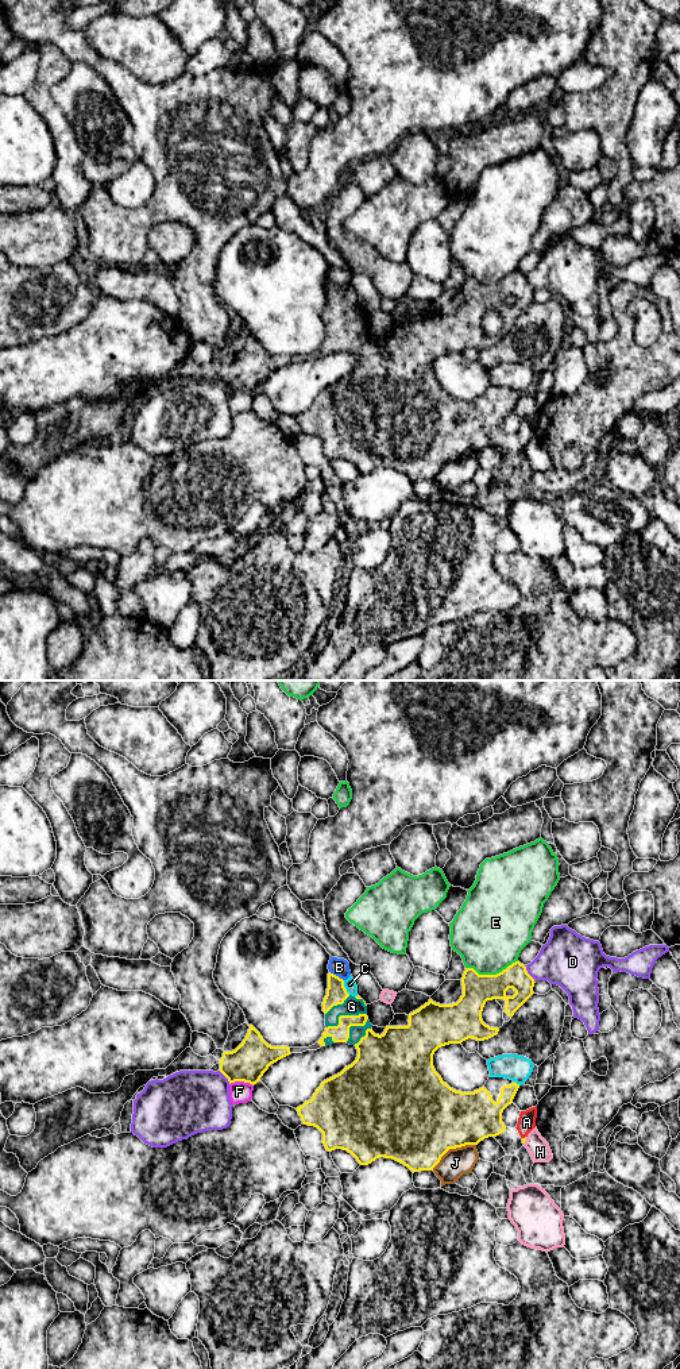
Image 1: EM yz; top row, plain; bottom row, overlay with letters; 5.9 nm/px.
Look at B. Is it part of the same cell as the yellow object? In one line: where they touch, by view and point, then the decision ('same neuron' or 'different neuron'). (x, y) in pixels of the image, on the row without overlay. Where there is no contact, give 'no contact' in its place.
contact yz (335, 284); different neuron

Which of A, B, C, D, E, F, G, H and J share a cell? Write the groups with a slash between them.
A G / B J / C / D / E / F / H

